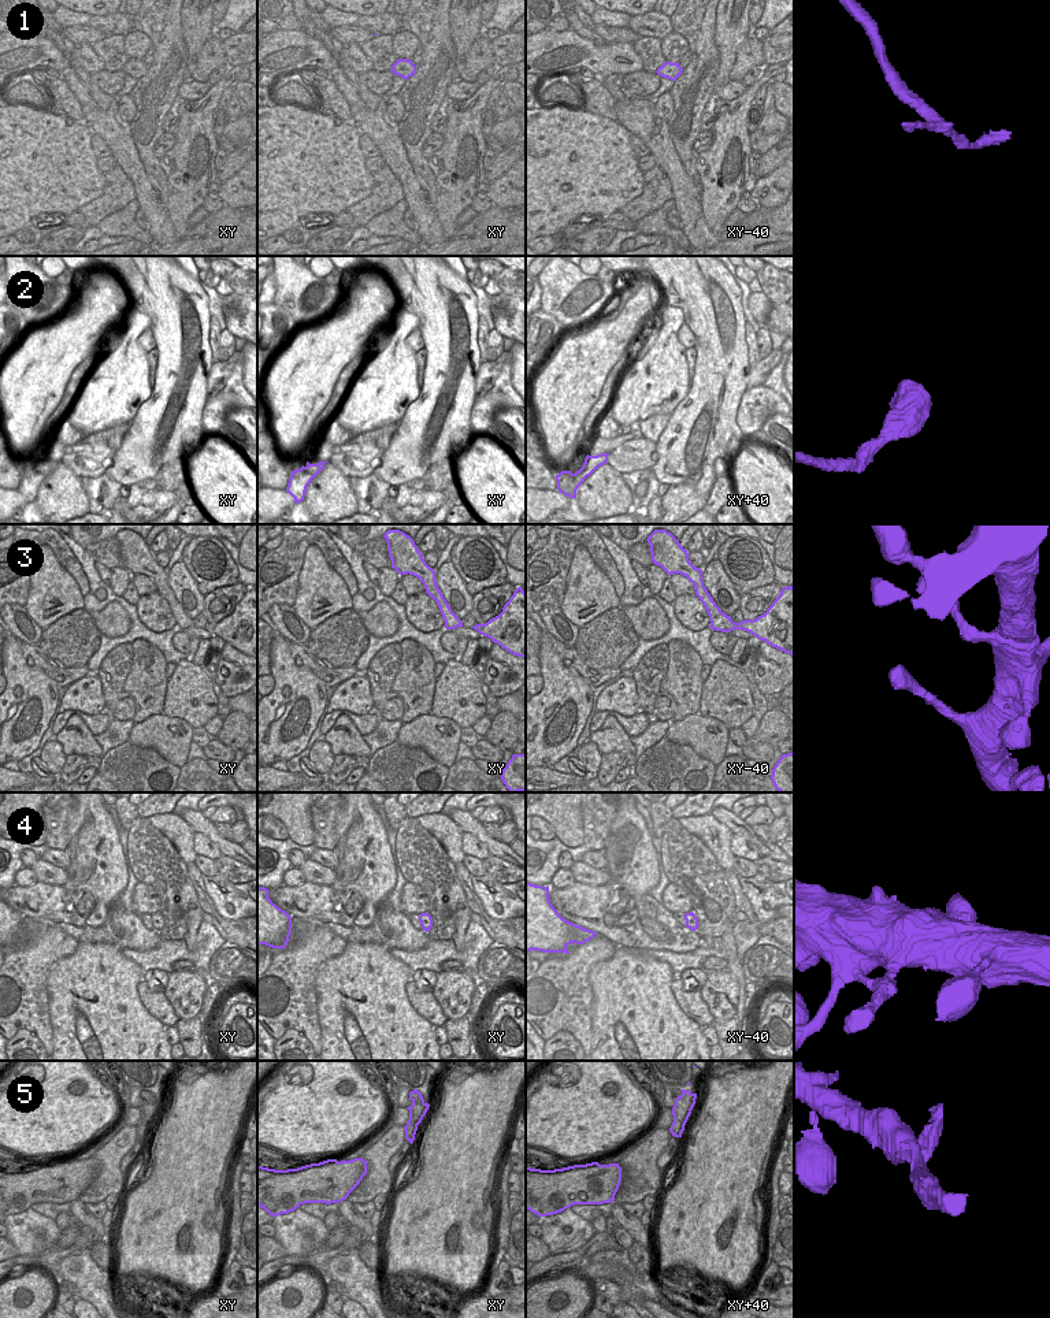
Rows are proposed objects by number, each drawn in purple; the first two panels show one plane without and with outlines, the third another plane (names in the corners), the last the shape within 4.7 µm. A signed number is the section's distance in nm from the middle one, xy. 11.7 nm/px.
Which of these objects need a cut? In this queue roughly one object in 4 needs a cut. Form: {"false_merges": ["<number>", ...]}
{"false_merges": ["1"]}

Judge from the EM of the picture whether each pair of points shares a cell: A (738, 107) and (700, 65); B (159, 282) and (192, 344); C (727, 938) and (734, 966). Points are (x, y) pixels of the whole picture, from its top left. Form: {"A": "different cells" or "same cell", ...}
{"A": "different cells", "B": "same cell", "C": "same cell"}

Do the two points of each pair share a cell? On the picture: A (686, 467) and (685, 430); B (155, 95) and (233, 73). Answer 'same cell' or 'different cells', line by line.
A: same cell
B: different cells

